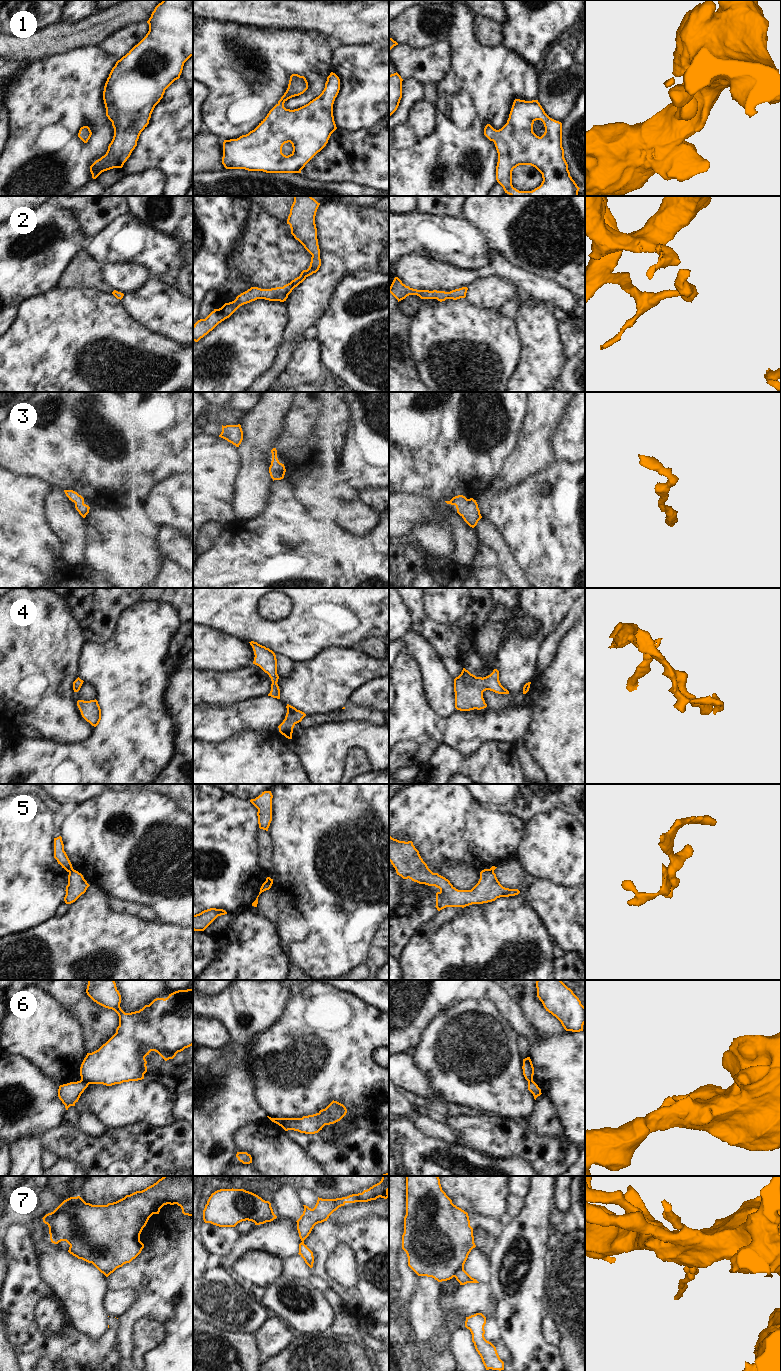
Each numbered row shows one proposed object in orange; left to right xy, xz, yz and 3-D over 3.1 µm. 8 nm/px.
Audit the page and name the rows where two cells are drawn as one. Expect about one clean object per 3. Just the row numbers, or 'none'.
5, 6, 7

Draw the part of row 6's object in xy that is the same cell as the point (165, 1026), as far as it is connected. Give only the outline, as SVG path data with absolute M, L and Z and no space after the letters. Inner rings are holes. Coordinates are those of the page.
M88 980L87 995L97 1004L114 1010L119 1016L116 1033L98 1050L87 1053L80 1067L81 1081L86 1084L103 1084L112 1086L123 1082L144 1079L147 1072L145 1057L151 1051L157 1052L165 1061L173 1059L178 1052L193 1045L193 988L175 991L167 998L156 998L139 1011L125 1013L121 1007L121 995L114 980Z

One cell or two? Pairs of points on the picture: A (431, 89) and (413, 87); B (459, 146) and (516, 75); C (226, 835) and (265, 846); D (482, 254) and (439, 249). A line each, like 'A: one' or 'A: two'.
A: two
B: one
C: two
D: one

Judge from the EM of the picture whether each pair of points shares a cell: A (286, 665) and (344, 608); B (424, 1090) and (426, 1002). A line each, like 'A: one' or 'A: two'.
A: two
B: two

